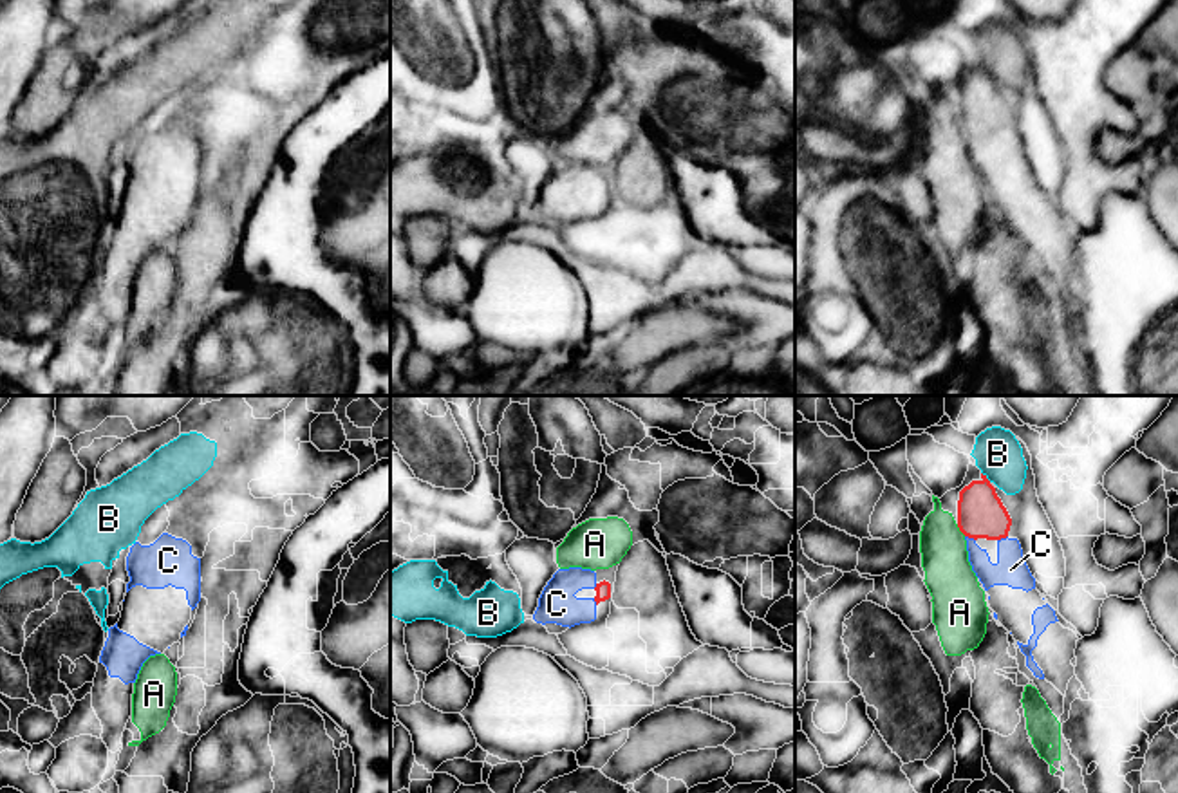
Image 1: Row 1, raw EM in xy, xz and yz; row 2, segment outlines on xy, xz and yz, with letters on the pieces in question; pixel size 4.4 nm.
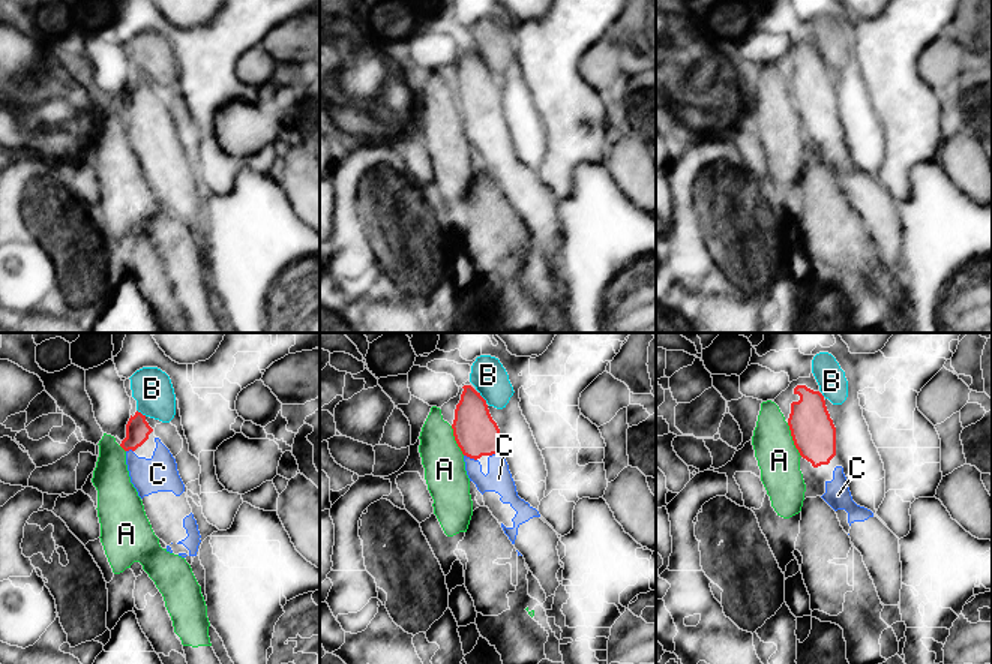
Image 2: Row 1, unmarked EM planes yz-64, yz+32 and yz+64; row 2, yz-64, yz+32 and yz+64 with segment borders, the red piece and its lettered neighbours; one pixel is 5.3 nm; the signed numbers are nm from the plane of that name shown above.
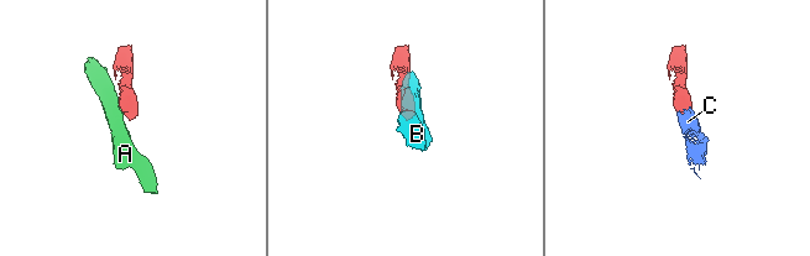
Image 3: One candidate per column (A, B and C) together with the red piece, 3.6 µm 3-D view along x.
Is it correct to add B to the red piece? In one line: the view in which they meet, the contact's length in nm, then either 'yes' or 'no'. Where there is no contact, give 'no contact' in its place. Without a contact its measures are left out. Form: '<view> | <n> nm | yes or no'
yz | 60 nm | no

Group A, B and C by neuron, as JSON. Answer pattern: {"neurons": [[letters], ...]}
{"neurons": [["A"], ["B"], ["C"]]}

